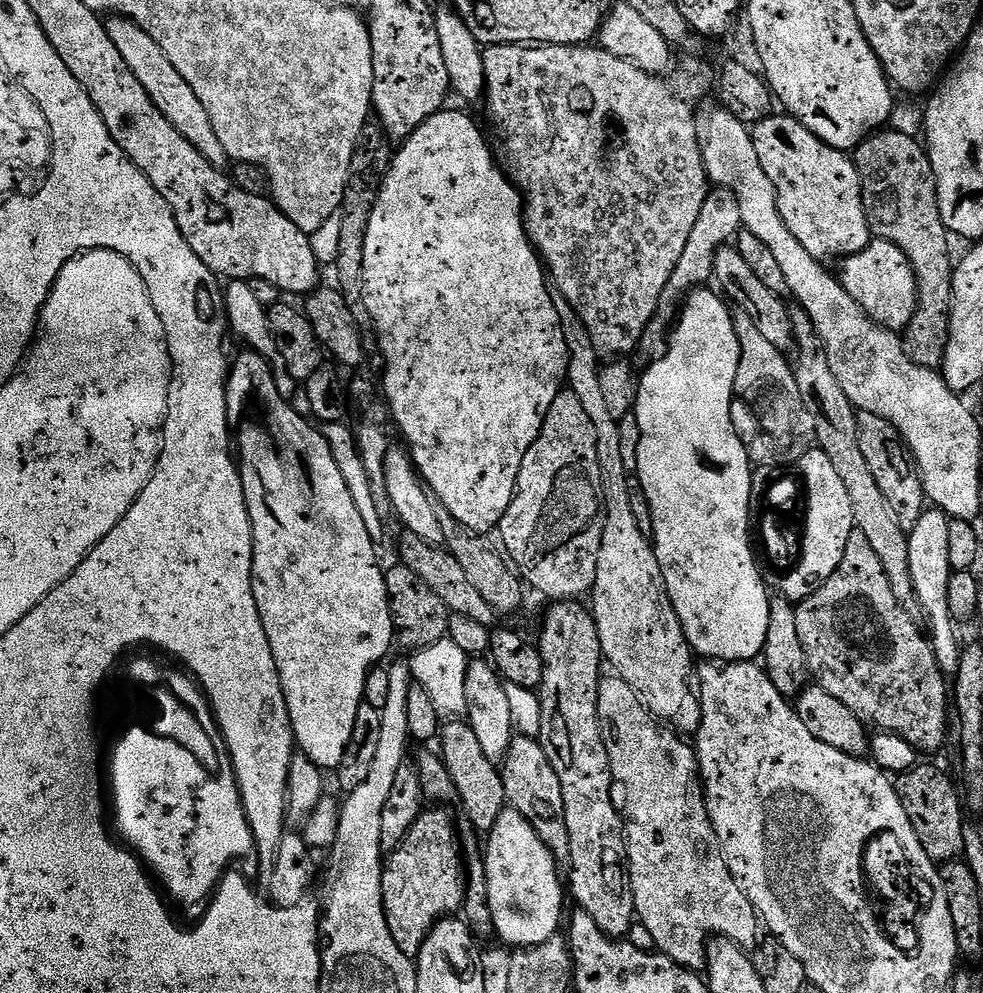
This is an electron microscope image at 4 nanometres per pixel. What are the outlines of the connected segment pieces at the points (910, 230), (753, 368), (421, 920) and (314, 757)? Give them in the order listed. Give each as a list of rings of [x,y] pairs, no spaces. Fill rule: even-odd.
[[[877,130],[857,146],[854,150],[854,159],[862,186],[862,202],[866,210],[869,233],[873,237],[897,244],[916,272],[916,312],[902,330],[904,352],[910,358],[910,362],[918,366],[939,369],[944,362],[948,341],[954,256],[952,260],[952,252],[948,249],[950,233],[942,222],[942,214],[938,210],[938,186],[934,166],[928,157],[928,149],[917,137],[898,134],[891,130]]]
[[[733,311],[732,321],[740,347],[734,396],[752,411],[752,416],[760,427],[760,433],[753,440],[747,441],[748,459],[753,465],[769,470],[776,470],[779,464],[795,465],[802,454],[814,447],[816,436],[814,418],[802,404],[789,357],[781,349],[770,346],[770,342],[766,342],[766,338],[758,334],[758,326],[750,322],[750,314]]]
[[[432,806],[421,811],[419,818],[410,826],[410,830],[396,848],[387,853],[382,874],[382,902],[386,914],[386,926],[390,926],[390,934],[394,938],[398,950],[413,958],[420,955],[420,948],[428,937],[428,931],[442,919],[459,913],[464,906],[464,890],[466,887],[466,868],[462,863],[462,848],[458,843],[458,832],[452,825],[445,809]]]
[[[244,350],[244,353],[235,361],[231,361],[224,390],[226,392],[226,410],[228,411],[228,427],[234,437],[234,448],[238,453],[238,467],[242,478],[242,490],[246,498],[246,510],[250,514],[252,527],[252,589],[258,597],[262,626],[266,630],[266,638],[270,638],[270,650],[274,654],[274,662],[278,670],[280,683],[286,686],[286,706],[292,723],[292,738],[295,747],[314,766],[322,770],[335,770],[340,767],[342,754],[346,754],[346,746],[350,746],[350,733],[354,730],[354,714],[358,714],[361,704],[364,703],[364,687],[371,668],[377,667],[380,660],[388,651],[394,648],[394,629],[392,615],[386,594],[386,582],[382,568],[376,565],[377,545],[373,544],[366,530],[358,509],[350,496],[349,487],[338,470],[330,446],[326,438],[320,434],[319,427],[307,424],[286,401],[280,397],[276,389],[276,382],[266,361],[256,350]]]

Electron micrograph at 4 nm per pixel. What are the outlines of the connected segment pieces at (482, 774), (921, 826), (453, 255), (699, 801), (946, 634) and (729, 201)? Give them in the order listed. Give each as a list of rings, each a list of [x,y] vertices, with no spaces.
[[[452,718],[447,721],[439,729],[438,755],[444,761],[446,770],[450,774],[450,778],[454,782],[457,790],[463,789],[464,784],[476,788],[480,784],[480,780],[484,780],[484,784],[488,788],[492,788],[492,792],[464,792],[461,791],[458,796],[458,804],[464,807],[464,816],[469,820],[471,827],[477,833],[487,834],[492,831],[494,822],[498,820],[498,814],[504,812],[506,801],[504,799],[504,788],[500,785],[495,775],[488,776],[490,765],[486,758],[485,752],[482,751],[482,745],[478,743],[478,737],[475,736],[474,730],[463,719]]]
[[[920,762],[909,772],[899,773],[894,783],[898,798],[906,810],[906,818],[910,818],[911,831],[918,834],[918,842],[922,842],[922,850],[928,855],[929,861],[947,862],[957,859],[964,851],[963,828],[966,825],[966,810],[962,805],[961,793],[960,796],[956,793],[955,782],[942,769]]]
[[[448,111],[436,112],[426,123],[418,126],[418,130],[414,130],[414,134],[410,134],[399,145],[392,157],[392,165],[382,182],[378,202],[370,214],[370,226],[366,230],[362,305],[372,319],[376,344],[384,359],[384,396],[388,399],[388,408],[404,435],[403,443],[410,449],[411,461],[421,481],[438,503],[446,506],[446,510],[450,510],[450,514],[454,514],[454,518],[462,522],[462,526],[477,534],[488,534],[506,514],[516,489],[522,458],[526,458],[526,450],[530,450],[534,438],[542,430],[550,402],[554,402],[554,398],[565,387],[569,350],[564,326],[551,302],[546,269],[536,249],[532,247],[532,241],[528,239],[528,231],[524,229],[524,206],[519,191],[508,179],[497,157],[496,160],[492,157],[479,126],[464,112]]]
[[[615,674],[605,675],[598,686],[598,722],[602,730],[602,742],[606,742],[606,754],[610,758],[613,785],[618,789],[619,795],[620,792],[624,795],[624,804],[622,800],[624,841],[628,843],[628,877],[636,907],[636,920],[642,926],[646,926],[646,930],[650,930],[650,938],[654,938],[656,943],[655,951],[663,956],[669,956],[673,962],[681,964],[684,968],[700,970],[705,967],[708,958],[708,941],[713,936],[722,936],[724,939],[732,940],[741,946],[748,946],[748,943],[751,945],[757,939],[758,917],[754,906],[750,906],[746,894],[742,894],[738,882],[734,882],[734,878],[722,858],[720,843],[714,834],[714,826],[710,822],[706,810],[704,786],[700,782],[700,765],[696,763],[695,747],[689,741],[687,744],[684,741],[687,739],[681,738],[673,729],[657,720],[655,716],[651,716],[646,710],[646,706],[642,706],[642,702],[638,702],[638,694],[634,694],[634,690],[630,690],[630,686],[621,676]]]
[[[934,506],[925,509],[924,514],[918,518],[914,530],[908,533],[907,550],[910,578],[914,583],[917,605],[922,608],[929,624],[928,628],[926,626],[929,644],[934,650],[935,660],[941,672],[952,676],[960,665],[962,644],[958,642],[956,634],[958,630],[947,605],[947,587],[950,586],[950,578],[953,574],[947,549],[950,535],[949,522],[950,518],[940,509]]]
[[[713,187],[706,202],[702,202],[702,214],[698,214],[698,222],[694,222],[694,230],[690,230],[686,250],[682,250],[682,258],[678,258],[678,266],[674,266],[674,274],[670,274],[670,282],[666,282],[663,299],[679,301],[697,286],[707,285],[712,280],[714,254],[719,248],[725,247],[741,228],[742,210],[738,210],[738,198],[734,198],[730,190]]]

